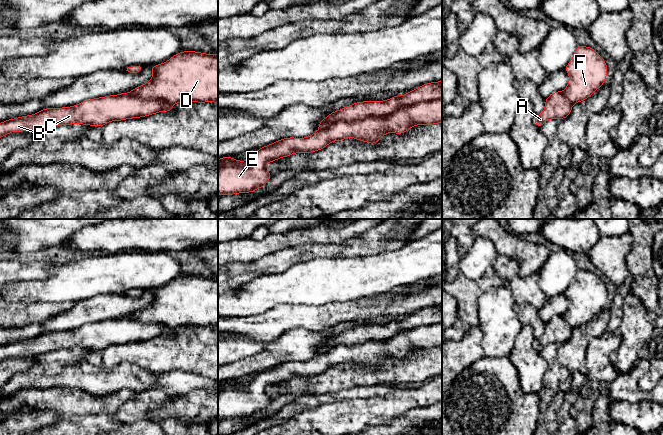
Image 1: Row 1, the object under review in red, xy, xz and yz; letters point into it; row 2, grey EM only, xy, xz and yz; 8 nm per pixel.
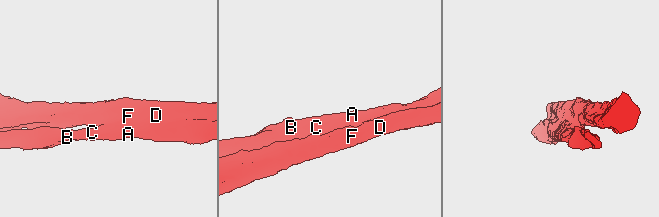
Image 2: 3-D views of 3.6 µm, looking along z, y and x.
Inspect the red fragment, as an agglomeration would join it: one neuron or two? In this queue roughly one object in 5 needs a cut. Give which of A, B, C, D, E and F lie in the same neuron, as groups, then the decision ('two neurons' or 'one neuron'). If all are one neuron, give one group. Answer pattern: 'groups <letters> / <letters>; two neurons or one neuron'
groups A B C D E F; one neuron

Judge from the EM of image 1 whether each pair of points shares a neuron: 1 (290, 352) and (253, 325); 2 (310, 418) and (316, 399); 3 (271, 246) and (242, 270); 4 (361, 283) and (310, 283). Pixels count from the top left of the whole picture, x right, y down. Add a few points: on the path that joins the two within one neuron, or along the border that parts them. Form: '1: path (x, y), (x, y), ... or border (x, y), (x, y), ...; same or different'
1: border (294, 329), (284, 332), (269, 342); different
2: path (315, 413), (316, 404); same
3: border (275, 252), (252, 261), (230, 262); different
4: path (348, 283), (323, 283); same

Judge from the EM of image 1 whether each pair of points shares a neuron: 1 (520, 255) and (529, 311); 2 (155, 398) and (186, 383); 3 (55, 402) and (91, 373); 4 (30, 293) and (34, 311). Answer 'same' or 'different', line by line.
1: different
2: same
3: different
4: different

